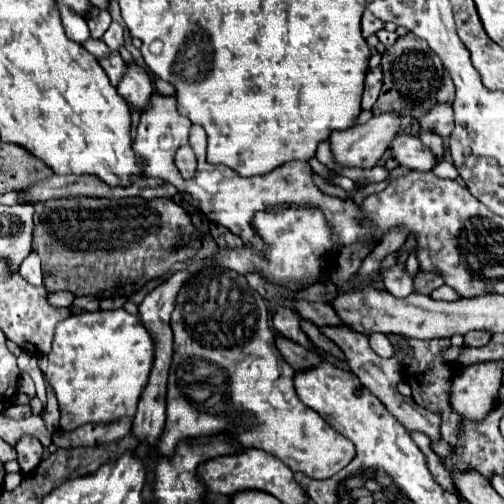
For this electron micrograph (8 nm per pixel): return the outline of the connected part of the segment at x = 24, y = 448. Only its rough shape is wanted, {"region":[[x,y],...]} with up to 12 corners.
{"region":[[34,437],[16,443],[18,463],[24,473],[34,471],[44,447]]}

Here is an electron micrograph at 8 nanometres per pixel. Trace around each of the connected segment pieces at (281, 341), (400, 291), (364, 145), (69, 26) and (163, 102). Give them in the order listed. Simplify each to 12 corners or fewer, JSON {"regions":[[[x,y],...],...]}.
{"regions":[[[276,335],[282,357],[302,371],[322,361],[316,351]],[[394,265],[382,273],[386,289],[396,297],[408,297],[412,275],[404,265]],[[398,115],[332,131],[340,167],[374,167],[400,129]],[[60,5],[66,35],[84,43],[90,29],[84,17]],[[176,95],[142,113],[134,153],[142,175],[182,181],[174,155],[188,143],[190,119]]]}

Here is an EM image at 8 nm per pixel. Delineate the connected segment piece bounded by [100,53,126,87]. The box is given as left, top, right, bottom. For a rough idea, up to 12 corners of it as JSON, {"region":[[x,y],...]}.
{"region":[[120,53],[110,59],[100,59],[100,65],[110,77],[110,83],[118,87],[124,77],[126,63]]}

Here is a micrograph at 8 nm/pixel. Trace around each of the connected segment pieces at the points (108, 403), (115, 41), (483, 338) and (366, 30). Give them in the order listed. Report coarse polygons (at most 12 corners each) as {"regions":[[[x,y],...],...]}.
{"regions":[[[124,309],[56,327],[60,429],[136,415],[156,343]],[[112,23],[102,39],[112,51],[124,47],[124,29]],[[470,331],[464,335],[464,345],[482,347],[492,335],[486,331]],[[370,11],[362,15],[362,37],[368,39],[384,27]]]}

